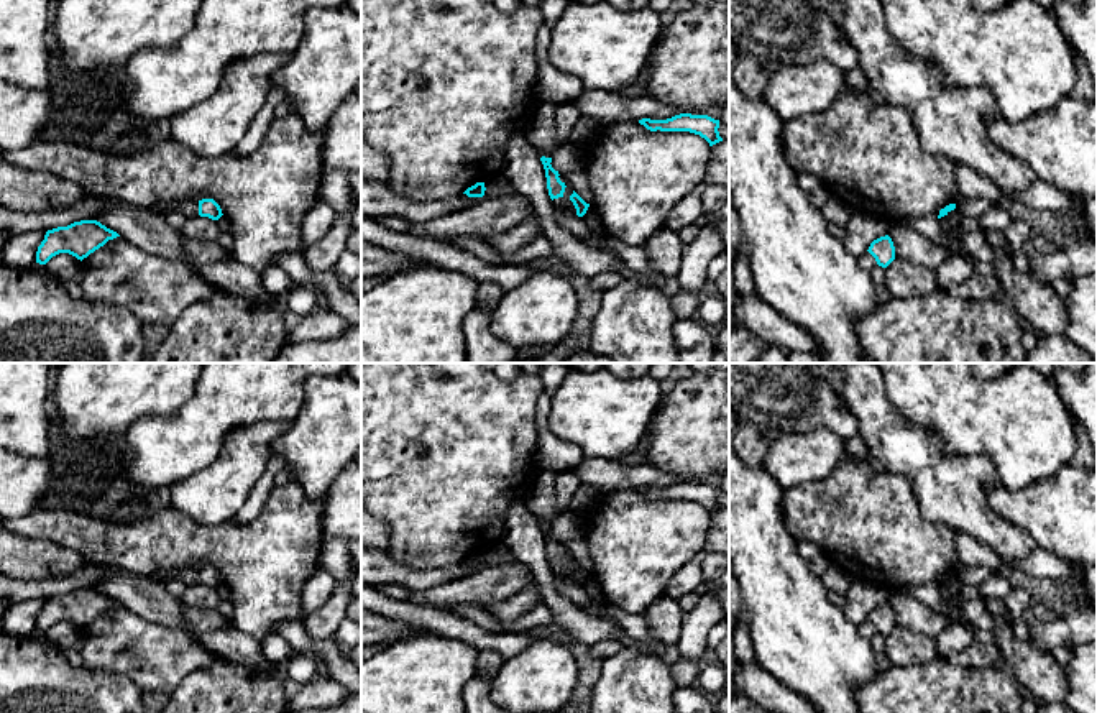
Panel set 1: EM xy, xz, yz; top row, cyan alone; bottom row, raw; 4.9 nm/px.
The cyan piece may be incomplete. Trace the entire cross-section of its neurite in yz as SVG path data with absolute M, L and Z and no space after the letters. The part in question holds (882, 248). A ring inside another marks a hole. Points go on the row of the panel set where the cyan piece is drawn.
M888 235L874 240L867 251L882 268L887 268L895 260L895 246Z

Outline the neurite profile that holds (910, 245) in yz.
M890 223L887 235L893 242L895 258L921 264L928 269L934 271L949 256L946 246L907 227Z

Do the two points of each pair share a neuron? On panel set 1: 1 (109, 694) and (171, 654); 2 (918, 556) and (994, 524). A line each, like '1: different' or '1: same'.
1: different
2: different

